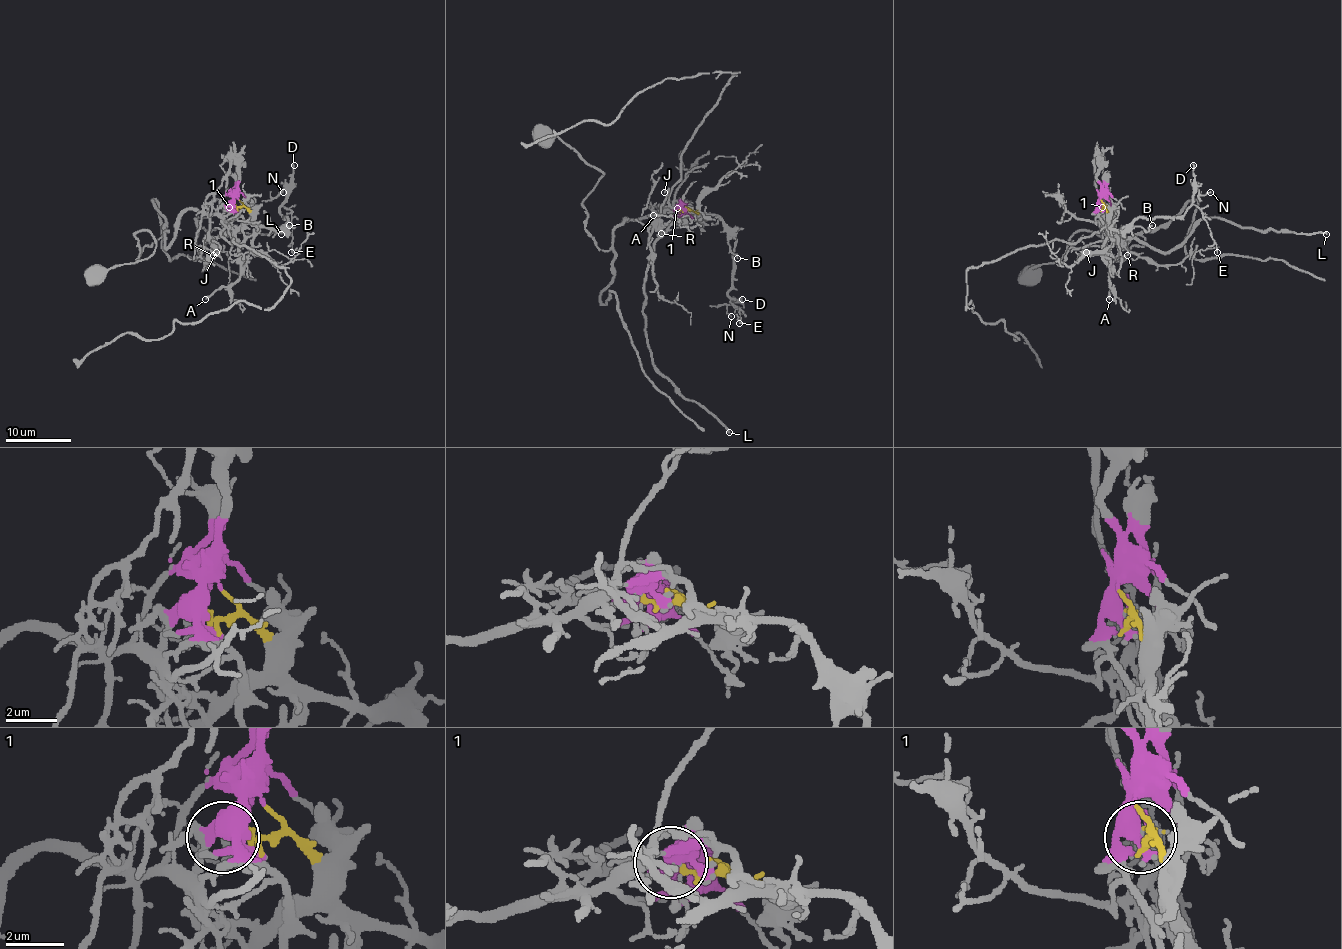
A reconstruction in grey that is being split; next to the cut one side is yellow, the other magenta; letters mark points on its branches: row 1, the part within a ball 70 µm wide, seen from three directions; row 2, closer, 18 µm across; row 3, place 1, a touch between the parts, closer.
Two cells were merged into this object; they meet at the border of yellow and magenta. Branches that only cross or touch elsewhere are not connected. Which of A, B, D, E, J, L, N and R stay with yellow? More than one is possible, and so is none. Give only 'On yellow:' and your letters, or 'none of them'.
On yellow: B, D, E, L, N

